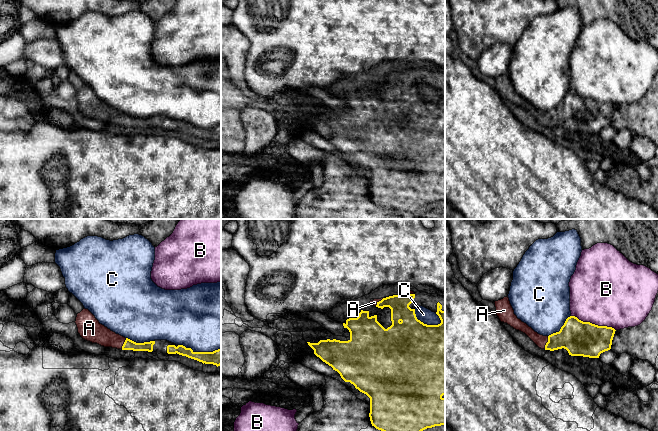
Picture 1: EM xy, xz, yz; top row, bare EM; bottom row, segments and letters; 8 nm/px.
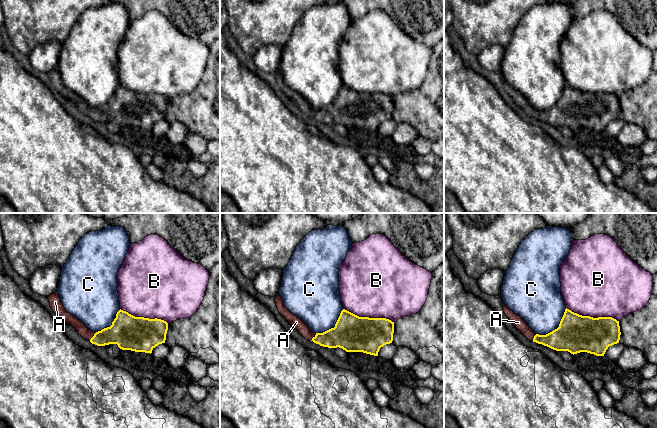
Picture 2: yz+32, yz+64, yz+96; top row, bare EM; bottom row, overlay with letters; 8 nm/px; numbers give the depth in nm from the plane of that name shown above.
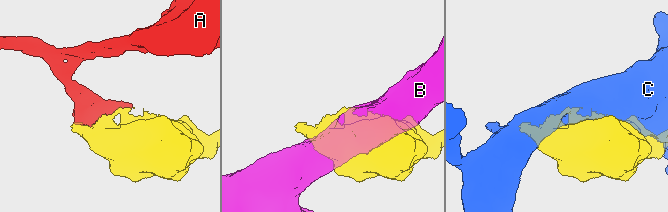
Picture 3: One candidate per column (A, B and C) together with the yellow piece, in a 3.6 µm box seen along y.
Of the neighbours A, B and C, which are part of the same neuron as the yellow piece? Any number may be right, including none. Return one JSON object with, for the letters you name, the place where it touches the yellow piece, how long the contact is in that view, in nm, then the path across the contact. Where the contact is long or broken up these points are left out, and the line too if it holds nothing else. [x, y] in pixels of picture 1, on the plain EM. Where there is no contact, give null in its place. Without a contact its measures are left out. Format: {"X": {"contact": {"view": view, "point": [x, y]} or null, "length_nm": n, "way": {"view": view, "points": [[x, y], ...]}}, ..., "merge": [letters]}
{"A": {"contact": {"view": "yz", "point": [547, 118]}, "length_nm": 110}, "merge": ["A"]}

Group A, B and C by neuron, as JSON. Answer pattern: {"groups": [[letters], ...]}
{"groups": [["A"], ["B"], ["C"]]}

